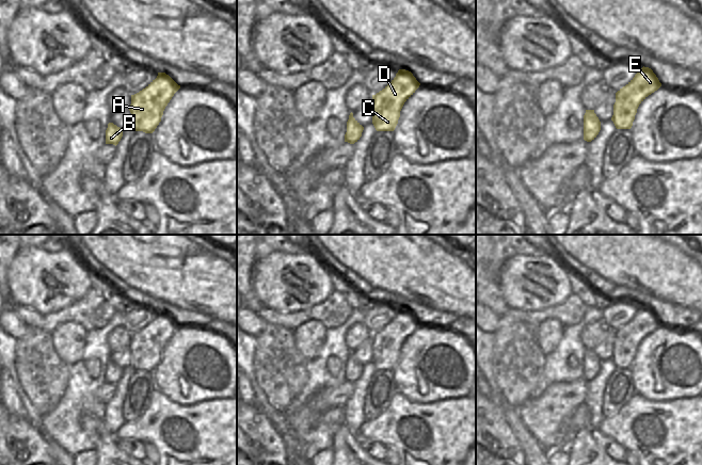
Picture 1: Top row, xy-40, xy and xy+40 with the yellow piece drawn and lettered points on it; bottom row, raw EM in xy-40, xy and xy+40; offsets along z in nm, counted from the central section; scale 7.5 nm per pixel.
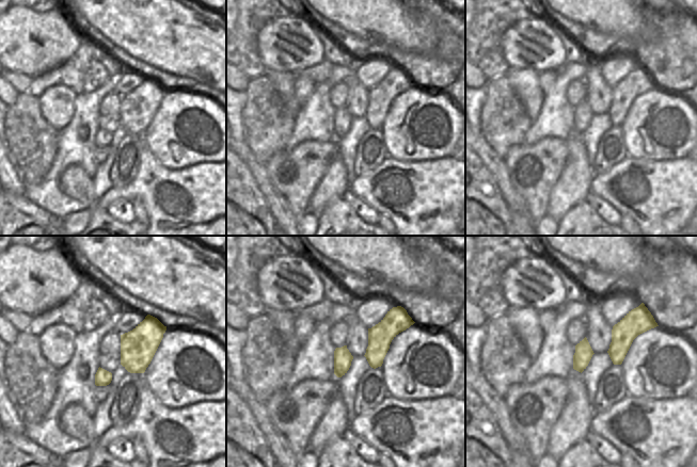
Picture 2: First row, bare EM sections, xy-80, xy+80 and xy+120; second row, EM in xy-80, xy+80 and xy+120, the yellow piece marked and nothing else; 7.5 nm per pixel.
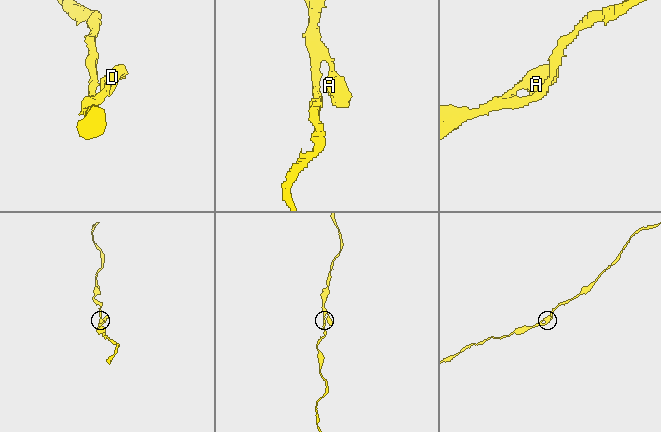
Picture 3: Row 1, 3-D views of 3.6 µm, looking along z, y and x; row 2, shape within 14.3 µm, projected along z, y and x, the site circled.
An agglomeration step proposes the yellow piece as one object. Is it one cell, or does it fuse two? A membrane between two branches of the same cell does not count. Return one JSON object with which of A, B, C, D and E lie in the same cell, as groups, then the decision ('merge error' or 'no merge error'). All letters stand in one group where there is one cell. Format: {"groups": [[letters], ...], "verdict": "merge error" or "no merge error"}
{"groups": [["A", "B", "C", "D", "E"]], "verdict": "no merge error"}

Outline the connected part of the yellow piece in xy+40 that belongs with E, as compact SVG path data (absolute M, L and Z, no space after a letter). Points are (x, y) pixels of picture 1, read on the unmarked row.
M642 306L635 316L616 332L611 359L617 368L631 368L639 343L661 325L649 306Z

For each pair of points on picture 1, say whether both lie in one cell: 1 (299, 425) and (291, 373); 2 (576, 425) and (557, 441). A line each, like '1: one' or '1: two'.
1: two
2: two

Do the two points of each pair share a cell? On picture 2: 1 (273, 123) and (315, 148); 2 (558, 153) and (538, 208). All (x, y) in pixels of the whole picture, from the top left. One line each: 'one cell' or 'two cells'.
1: two cells
2: one cell

